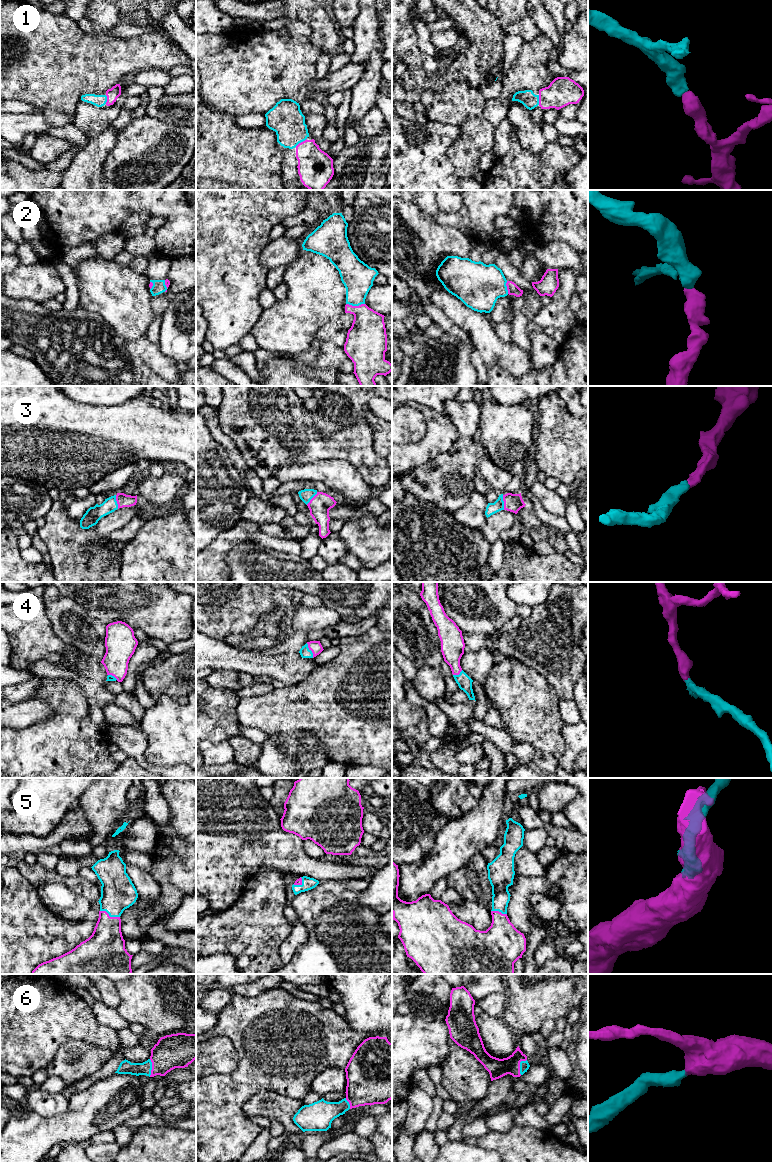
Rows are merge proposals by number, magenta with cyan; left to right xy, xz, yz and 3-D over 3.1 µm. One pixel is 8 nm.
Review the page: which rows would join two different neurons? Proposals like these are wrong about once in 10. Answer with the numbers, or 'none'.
none

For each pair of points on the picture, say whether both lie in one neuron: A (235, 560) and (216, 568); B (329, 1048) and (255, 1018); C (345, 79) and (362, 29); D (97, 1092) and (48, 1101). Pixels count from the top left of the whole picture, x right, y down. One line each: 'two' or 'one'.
A: two
B: one
C: two
D: two

